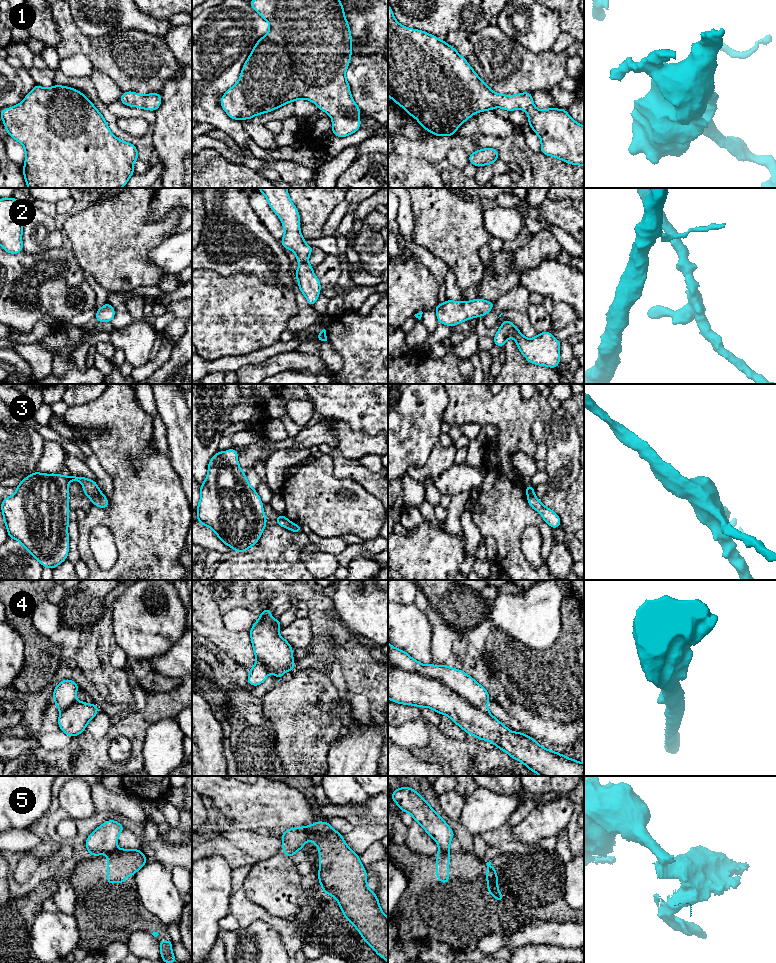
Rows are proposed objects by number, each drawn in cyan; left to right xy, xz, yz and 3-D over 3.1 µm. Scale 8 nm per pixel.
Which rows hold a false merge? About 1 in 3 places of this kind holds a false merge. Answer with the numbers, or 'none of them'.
3, 4, 5

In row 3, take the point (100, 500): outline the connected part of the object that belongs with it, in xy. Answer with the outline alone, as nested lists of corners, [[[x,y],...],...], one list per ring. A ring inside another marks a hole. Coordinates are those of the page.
[[[101,492],[92,497],[91,501],[93,505],[98,506],[102,509],[107,509],[109,505],[108,498]]]

